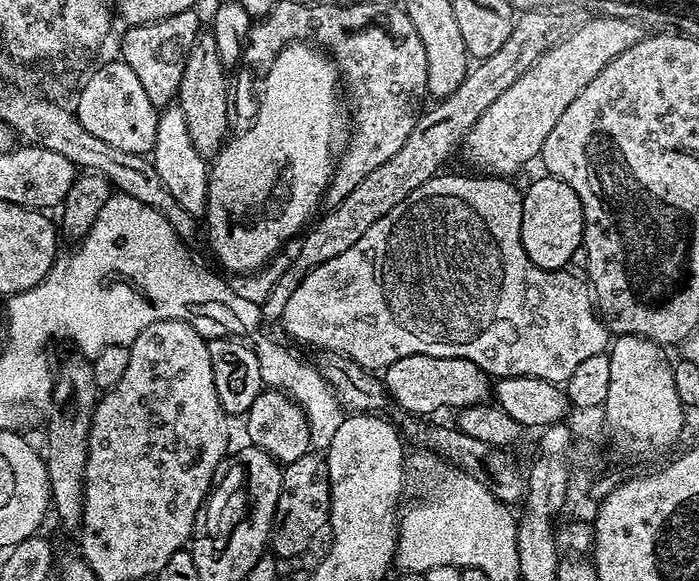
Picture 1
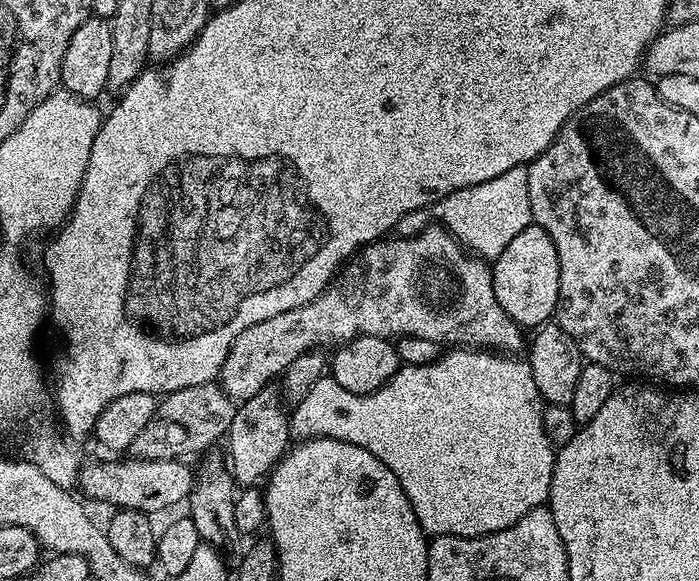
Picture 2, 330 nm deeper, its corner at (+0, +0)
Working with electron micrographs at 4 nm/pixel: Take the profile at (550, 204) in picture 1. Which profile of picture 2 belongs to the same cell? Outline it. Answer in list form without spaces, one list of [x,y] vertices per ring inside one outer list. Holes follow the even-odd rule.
[[[528,224],[526,230],[515,236],[510,246],[496,256],[491,269],[494,298],[498,298],[498,306],[510,314],[515,324],[532,330],[555,317],[560,297],[558,250],[554,250],[554,242],[550,242],[550,234],[546,234],[546,230],[536,224]]]

